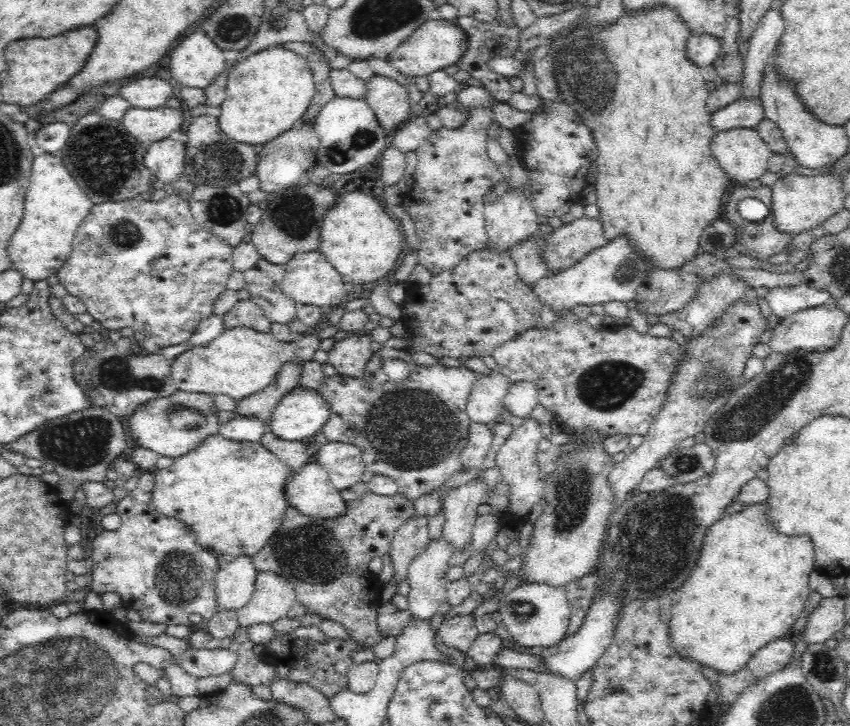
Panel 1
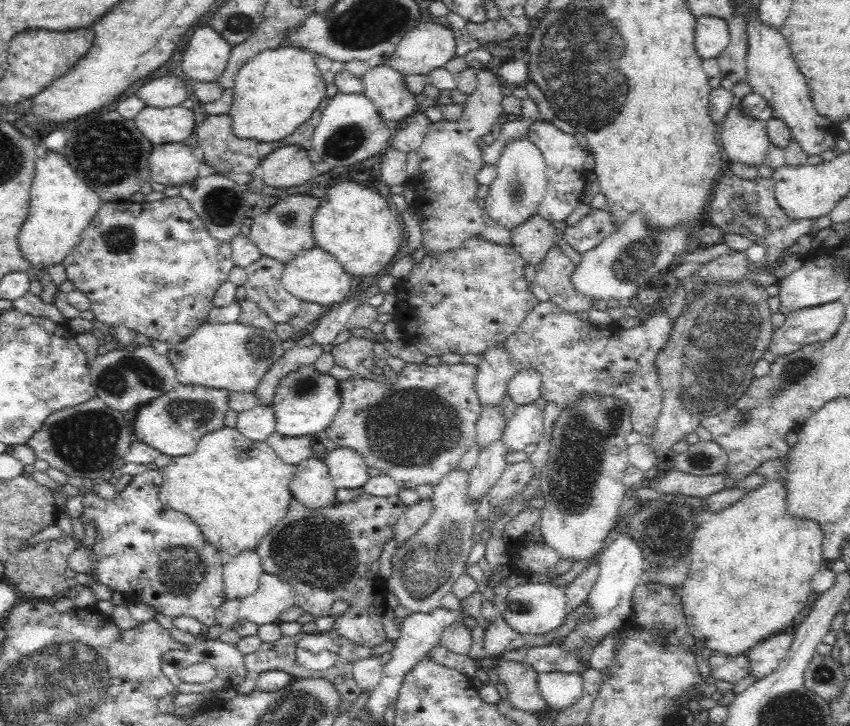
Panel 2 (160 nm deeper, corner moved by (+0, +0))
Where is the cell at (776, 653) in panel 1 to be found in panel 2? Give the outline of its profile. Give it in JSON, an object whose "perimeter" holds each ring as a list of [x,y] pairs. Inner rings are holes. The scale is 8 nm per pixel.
{"perimeter":[[[778,633],[754,645],[749,651],[749,665],[756,679],[772,675],[790,650],[793,635]]]}

